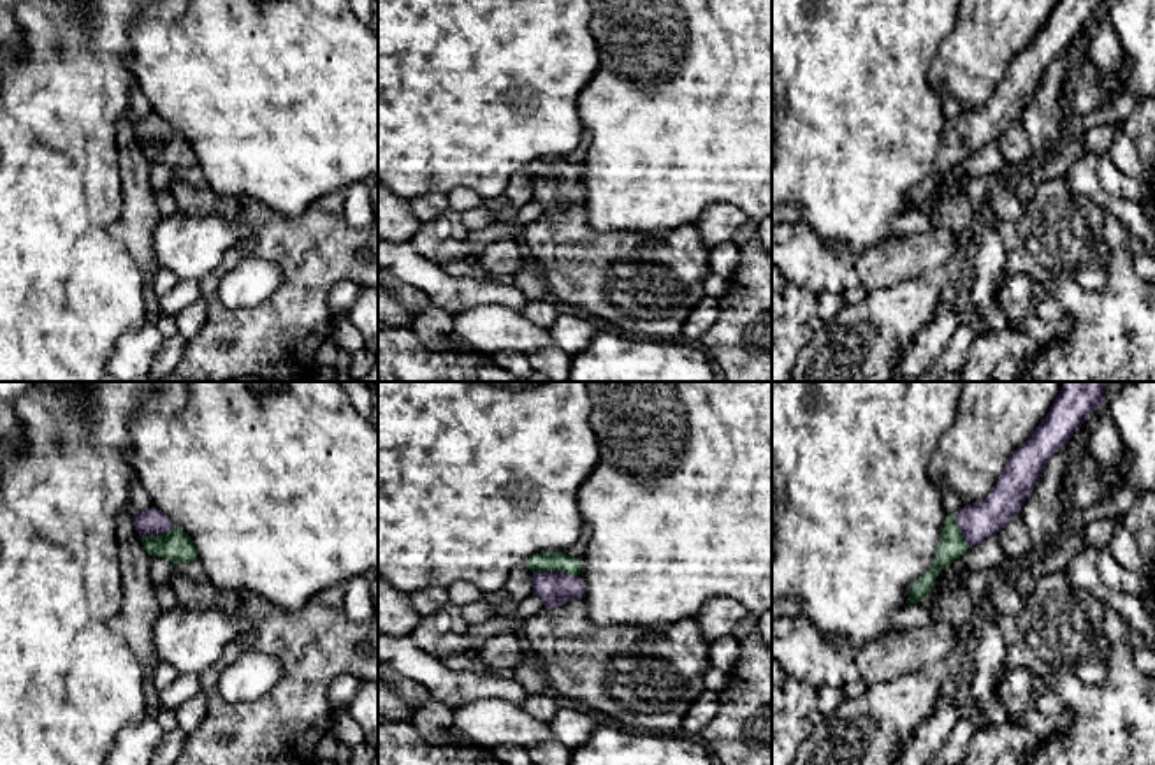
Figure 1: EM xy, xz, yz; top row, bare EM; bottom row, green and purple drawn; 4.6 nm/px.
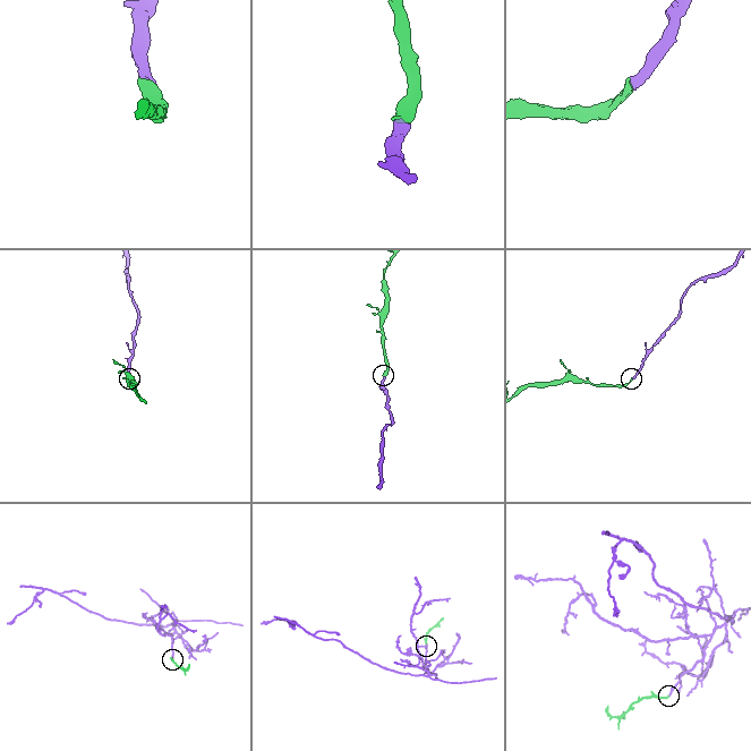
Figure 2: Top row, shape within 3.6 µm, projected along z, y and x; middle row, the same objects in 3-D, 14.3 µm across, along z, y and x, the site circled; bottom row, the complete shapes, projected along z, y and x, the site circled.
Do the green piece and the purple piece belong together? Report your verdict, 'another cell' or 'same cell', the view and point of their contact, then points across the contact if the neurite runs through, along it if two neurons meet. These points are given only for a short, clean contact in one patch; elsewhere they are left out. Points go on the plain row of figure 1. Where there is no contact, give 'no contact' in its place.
same cell; meets green in xz at (556, 176); runs through xz (547, 167), (556, 176), (554, 194)

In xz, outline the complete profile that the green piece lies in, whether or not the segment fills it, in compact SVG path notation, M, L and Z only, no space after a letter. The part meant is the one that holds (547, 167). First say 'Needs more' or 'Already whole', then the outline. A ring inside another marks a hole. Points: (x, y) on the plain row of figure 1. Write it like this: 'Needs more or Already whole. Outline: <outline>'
Needs more. Outline: M541 158L526 167L533 178L533 199L543 206L545 215L561 213L585 202L585 190L578 183L582 164L563 158Z

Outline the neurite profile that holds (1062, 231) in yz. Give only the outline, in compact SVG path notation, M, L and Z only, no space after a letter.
M1055 178L1037 186L1016 232L1034 260L1057 278L1072 278L1083 288L1104 288L1109 250L1102 220L1095 202Z

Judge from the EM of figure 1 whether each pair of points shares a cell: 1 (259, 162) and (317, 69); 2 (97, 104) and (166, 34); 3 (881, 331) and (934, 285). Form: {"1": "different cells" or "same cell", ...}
{"1": "same cell", "2": "different cells", "3": "same cell"}

